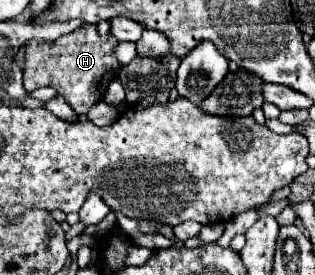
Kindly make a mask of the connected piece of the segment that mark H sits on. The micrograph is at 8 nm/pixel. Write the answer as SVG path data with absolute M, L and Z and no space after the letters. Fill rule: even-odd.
M86 24L84 28L58 38L56 42L30 40L26 44L26 66L24 66L24 88L28 92L40 86L52 86L76 114L86 114L92 104L96 104L106 86L116 78L120 62L114 56L118 40L114 36L100 36L96 26Z

